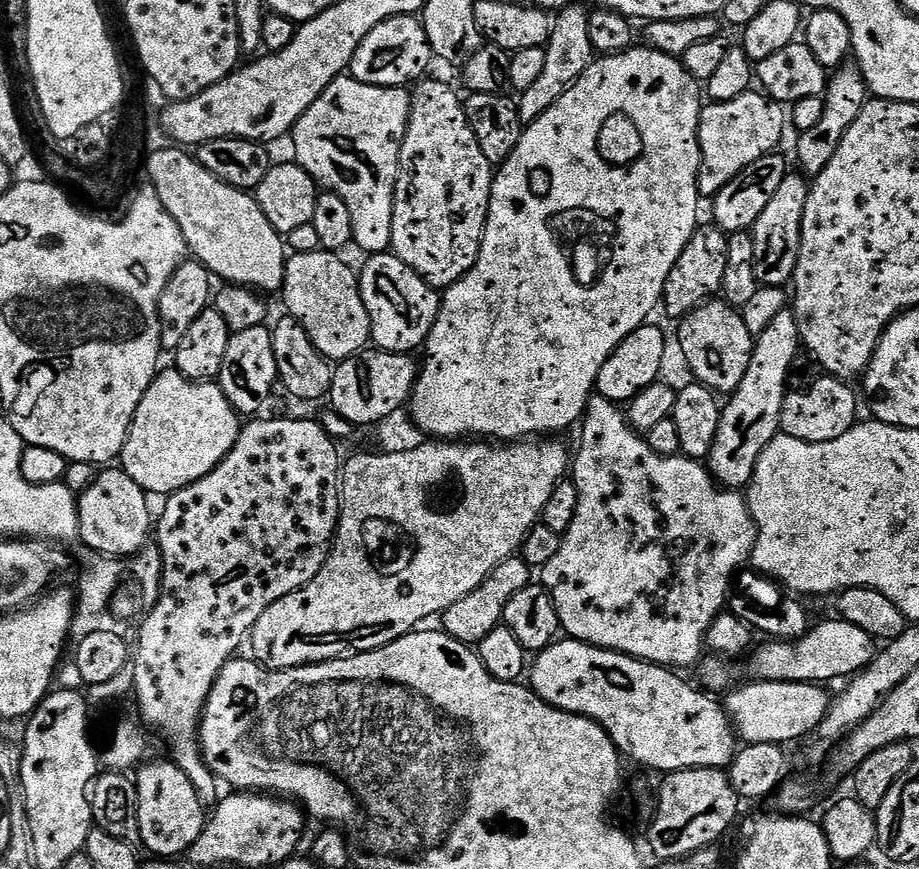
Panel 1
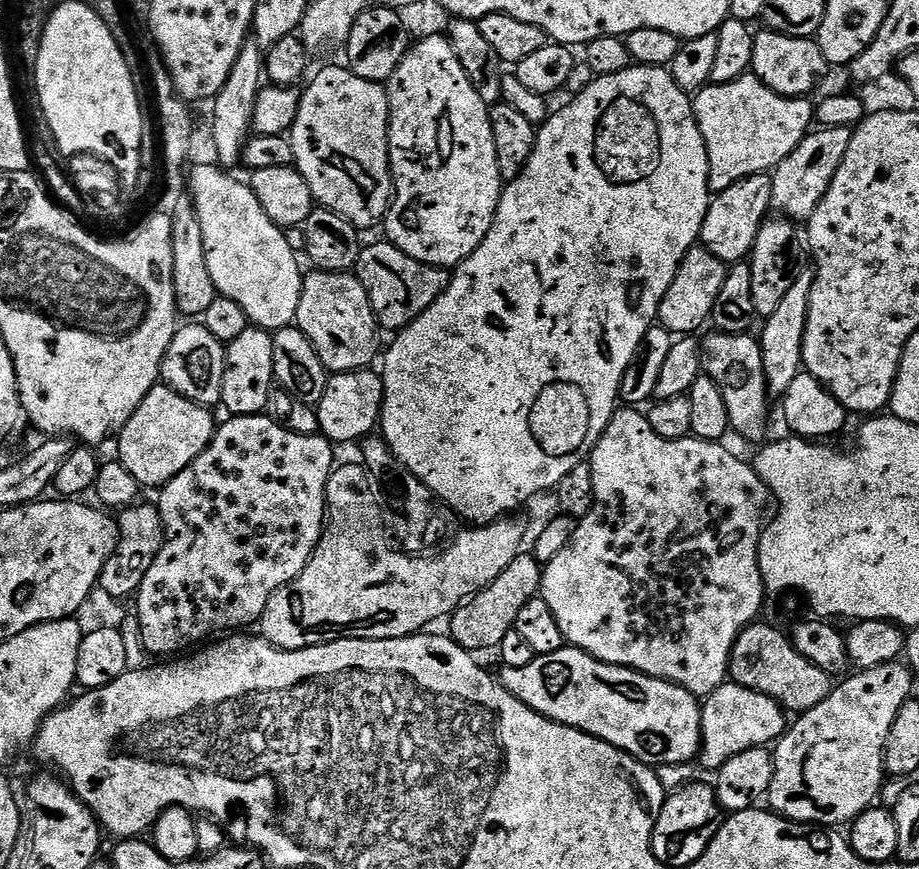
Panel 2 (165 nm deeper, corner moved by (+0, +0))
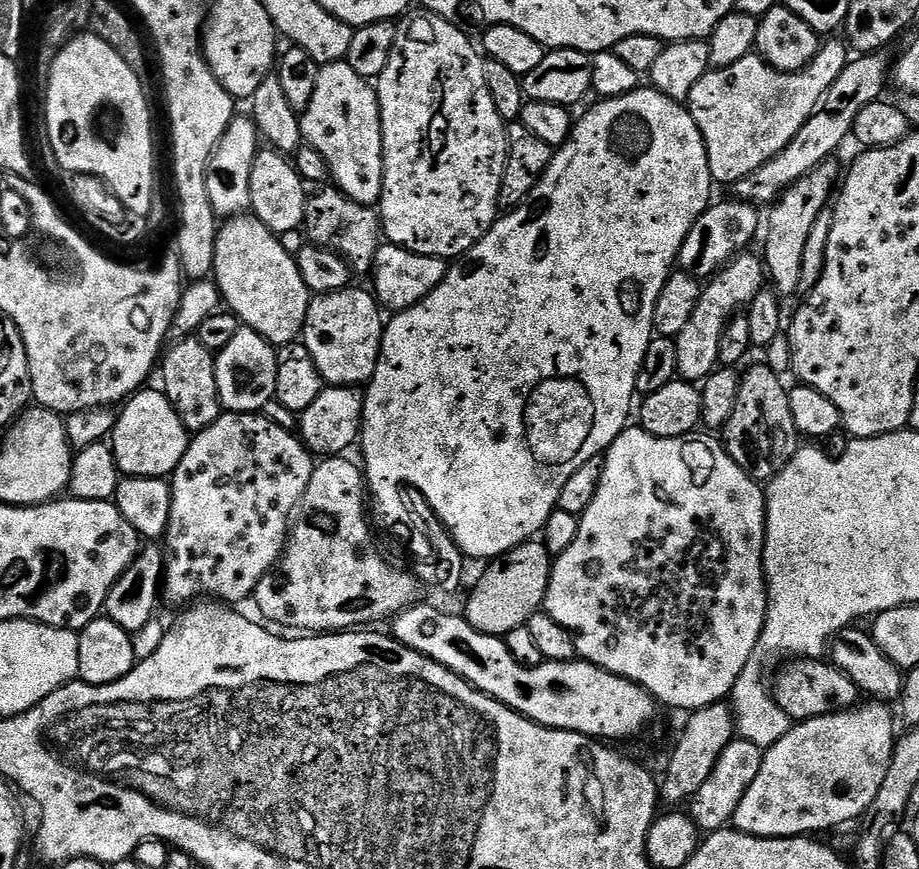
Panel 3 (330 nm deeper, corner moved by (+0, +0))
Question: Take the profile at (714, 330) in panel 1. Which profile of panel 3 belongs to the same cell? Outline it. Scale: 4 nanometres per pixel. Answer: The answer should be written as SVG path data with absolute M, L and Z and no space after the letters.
M756 364L753 368L743 369L736 405L722 429L722 443L728 450L728 456L734 458L736 465L757 482L770 482L774 479L792 461L797 448L801 447L802 437L796 431L794 418L790 414L788 393L789 389L784 388L783 382L776 377L774 369L767 368L764 364Z

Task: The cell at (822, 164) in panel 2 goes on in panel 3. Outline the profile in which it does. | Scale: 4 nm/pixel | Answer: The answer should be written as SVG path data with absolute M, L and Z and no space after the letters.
M832 158L823 160L812 172L808 172L801 180L791 184L780 195L780 199L767 209L769 212L768 216L766 212L766 227L762 232L762 240L764 236L762 259L767 279L781 297L792 296L801 289L802 253L806 250L806 238L810 238L814 222L829 205L834 187L842 176L842 168L839 168L834 161Z

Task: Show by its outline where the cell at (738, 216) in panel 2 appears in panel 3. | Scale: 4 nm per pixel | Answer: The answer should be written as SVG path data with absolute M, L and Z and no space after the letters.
M729 198L721 204L713 203L694 222L690 234L686 234L686 242L682 242L682 250L678 257L678 268L697 278L711 278L728 263L729 260L741 255L752 239L757 239L762 228L762 216L755 207L745 204L742 200Z

